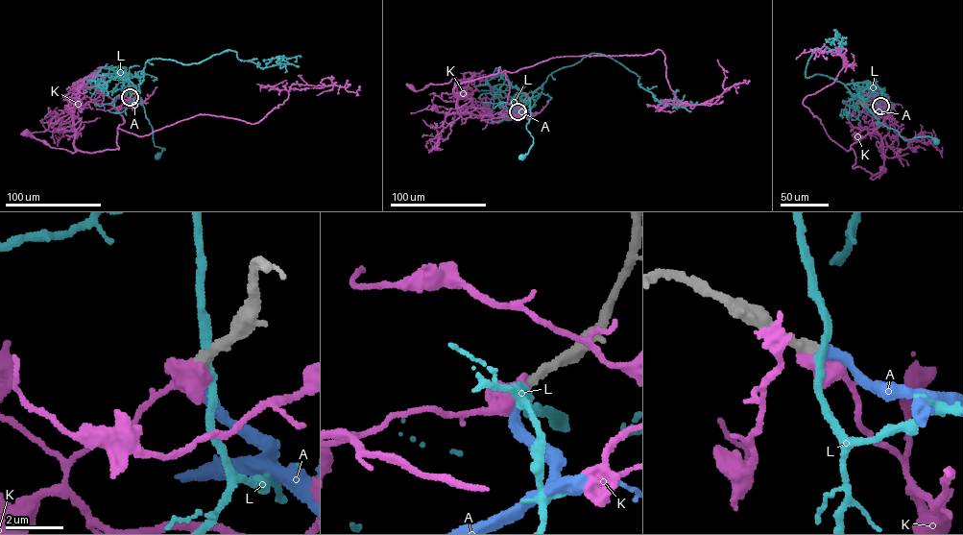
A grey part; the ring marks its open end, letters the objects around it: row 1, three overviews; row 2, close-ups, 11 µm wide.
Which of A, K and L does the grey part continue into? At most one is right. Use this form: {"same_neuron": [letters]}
{"same_neuron": ["A"]}

